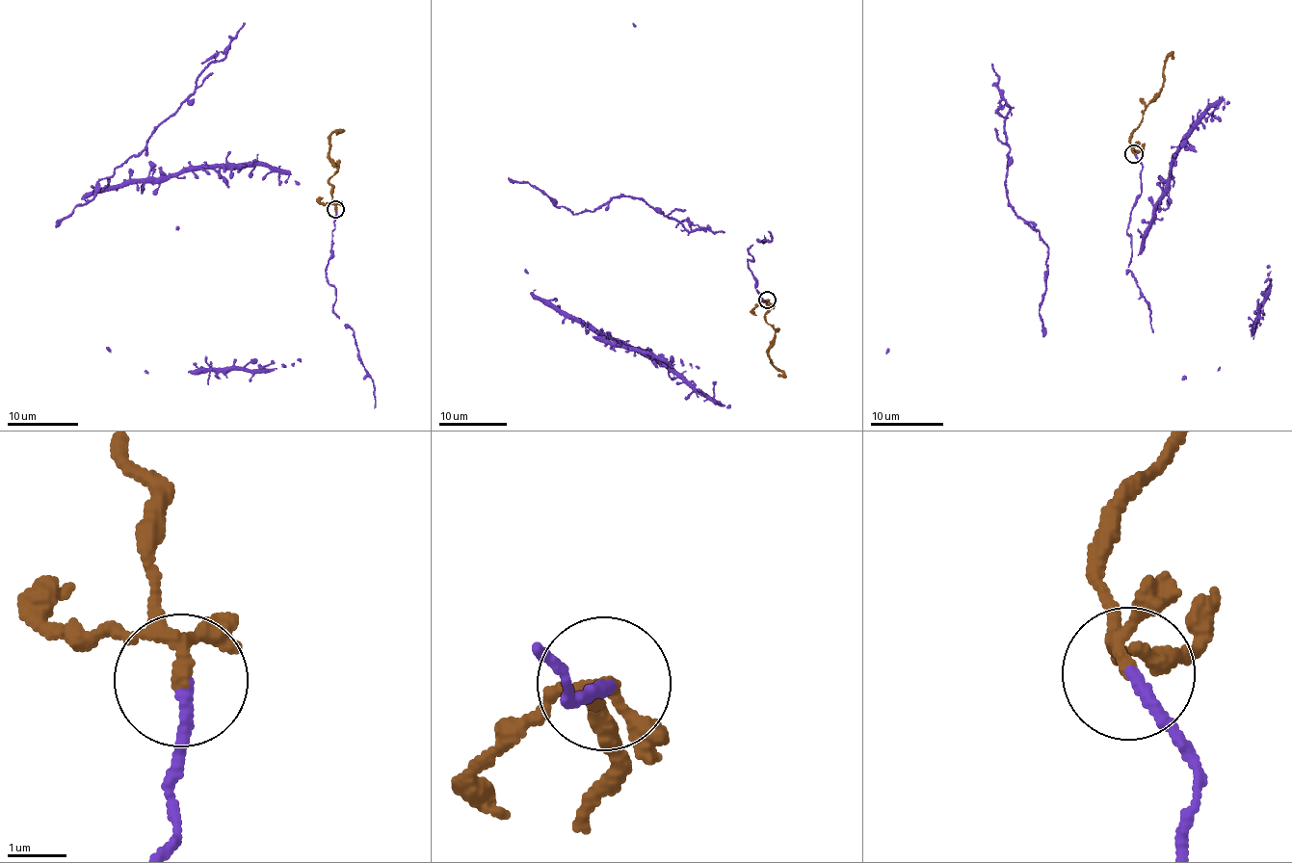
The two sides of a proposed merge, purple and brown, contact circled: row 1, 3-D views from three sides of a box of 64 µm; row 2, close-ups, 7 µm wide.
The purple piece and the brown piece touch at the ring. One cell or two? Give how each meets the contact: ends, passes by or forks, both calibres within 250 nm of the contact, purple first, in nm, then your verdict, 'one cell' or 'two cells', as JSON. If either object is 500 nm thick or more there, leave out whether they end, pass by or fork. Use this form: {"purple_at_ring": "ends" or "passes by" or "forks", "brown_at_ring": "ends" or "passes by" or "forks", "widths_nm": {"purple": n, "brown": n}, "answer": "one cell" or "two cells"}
{"purple_at_ring": "ends", "brown_at_ring": "forks", "widths_nm": {"purple": 200, "brown": 150}, "answer": "one cell"}

